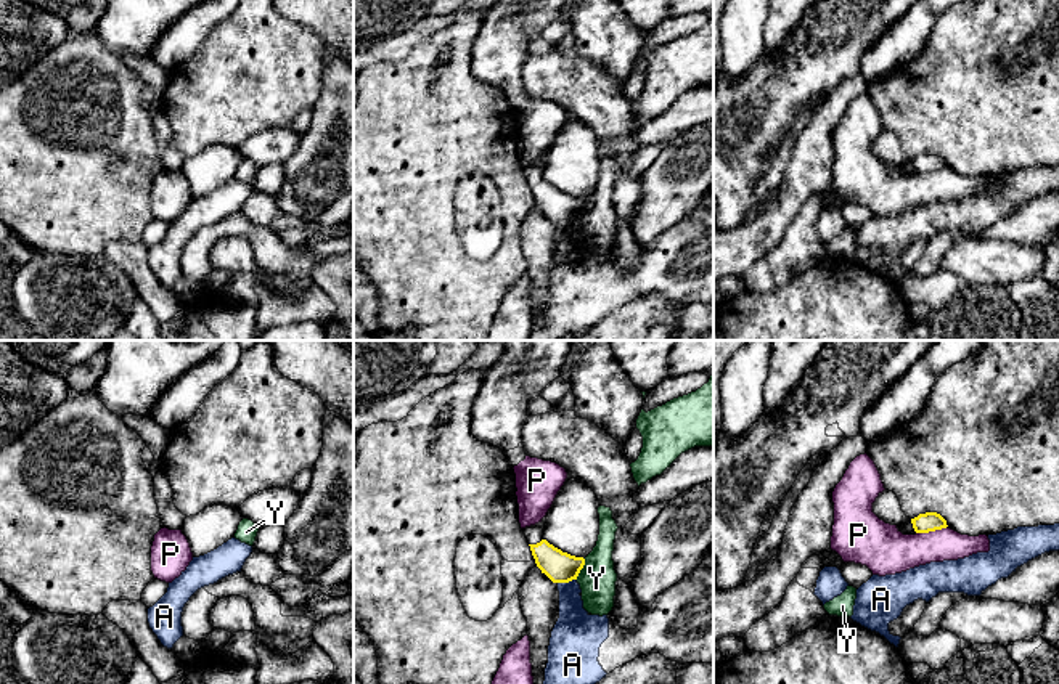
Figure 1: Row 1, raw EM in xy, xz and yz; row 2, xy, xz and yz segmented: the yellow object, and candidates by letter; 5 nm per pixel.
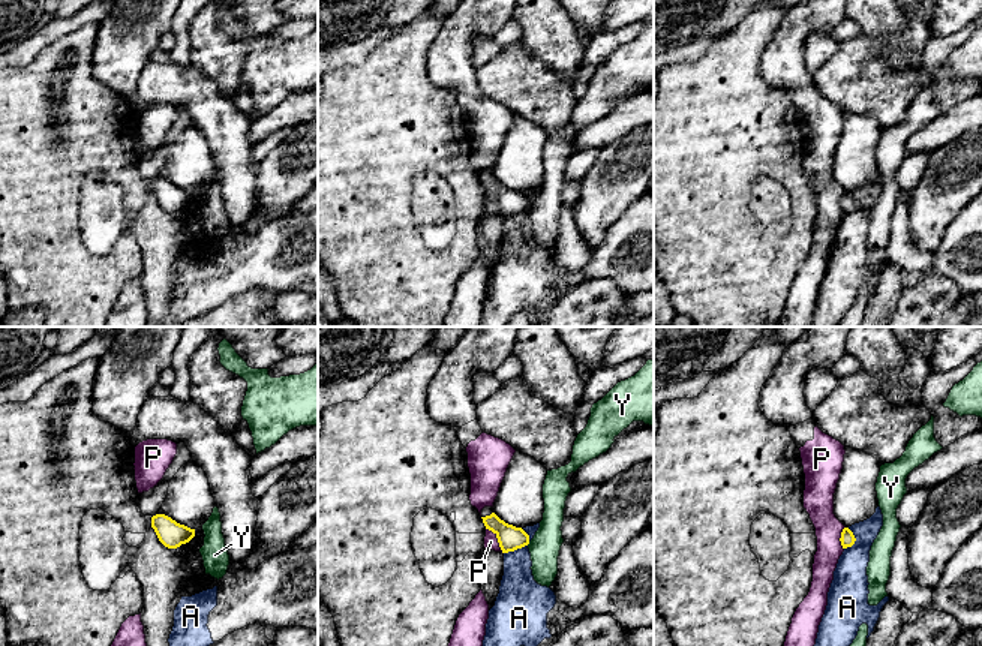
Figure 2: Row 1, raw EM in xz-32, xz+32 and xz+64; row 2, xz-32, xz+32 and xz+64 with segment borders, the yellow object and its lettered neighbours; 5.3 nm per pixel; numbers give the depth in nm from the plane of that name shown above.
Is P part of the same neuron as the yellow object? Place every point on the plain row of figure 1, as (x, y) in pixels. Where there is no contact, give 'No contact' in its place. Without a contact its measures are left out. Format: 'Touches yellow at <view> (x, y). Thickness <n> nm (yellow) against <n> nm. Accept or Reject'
Touches yellow at yz (931, 170). Thickness 100 nm (yellow) against 240 nm. Reject

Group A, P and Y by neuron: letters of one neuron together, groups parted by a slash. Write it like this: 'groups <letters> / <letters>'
groups A P / Y

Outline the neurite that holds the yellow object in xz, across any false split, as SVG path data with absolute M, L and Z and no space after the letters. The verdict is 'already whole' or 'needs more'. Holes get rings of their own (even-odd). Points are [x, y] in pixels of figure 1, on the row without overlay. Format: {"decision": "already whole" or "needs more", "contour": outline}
{"decision": "needs more", "contour": "M546 156L535 165L522 169L537 207L553 223L569 223L577 220L585 206L583 197L575 197L554 188L543 178Z"}

